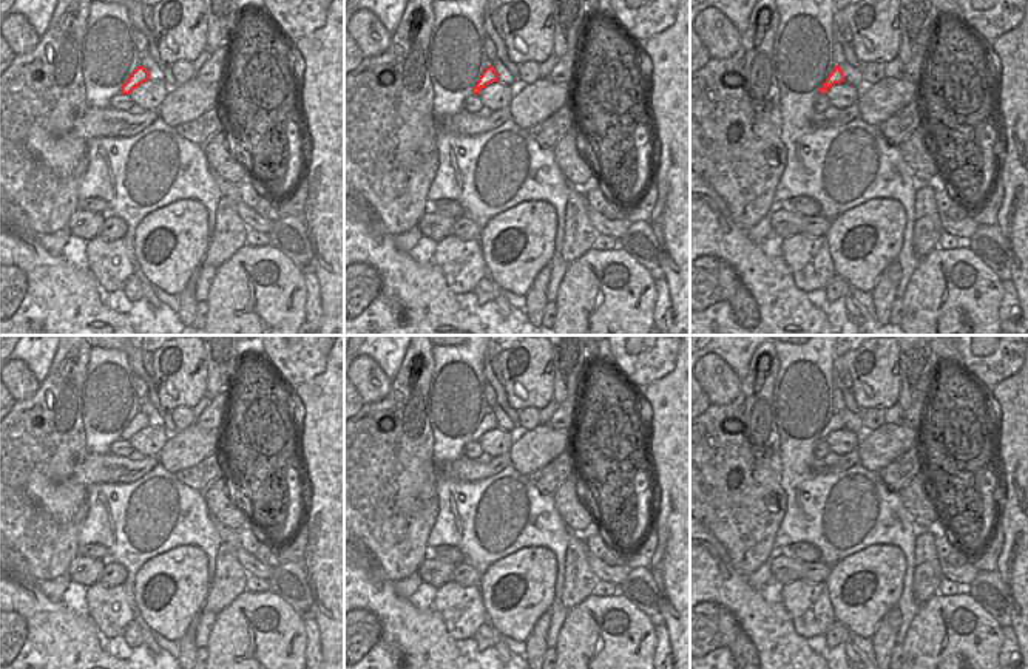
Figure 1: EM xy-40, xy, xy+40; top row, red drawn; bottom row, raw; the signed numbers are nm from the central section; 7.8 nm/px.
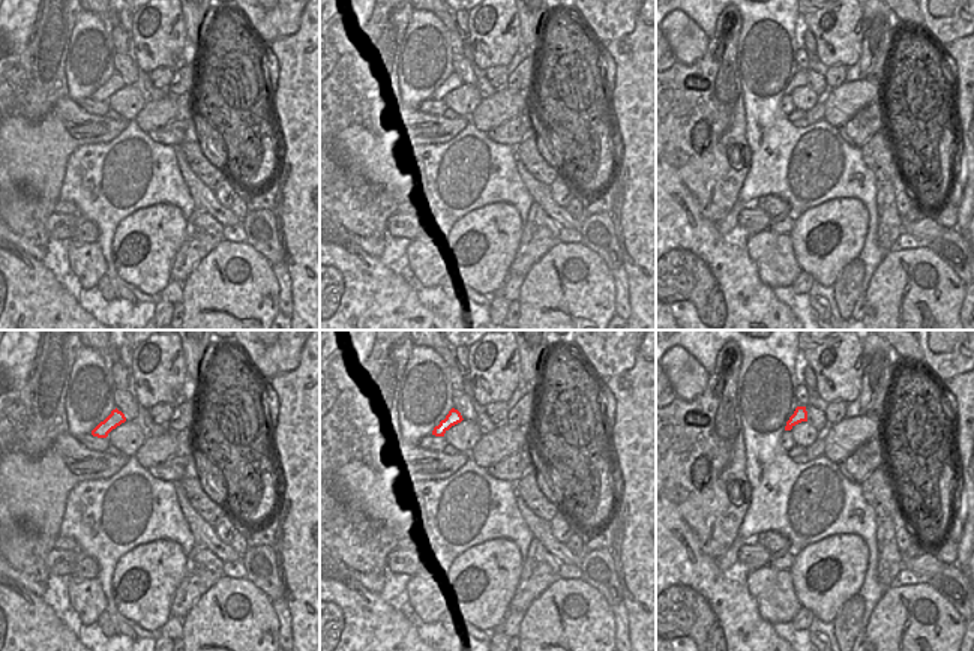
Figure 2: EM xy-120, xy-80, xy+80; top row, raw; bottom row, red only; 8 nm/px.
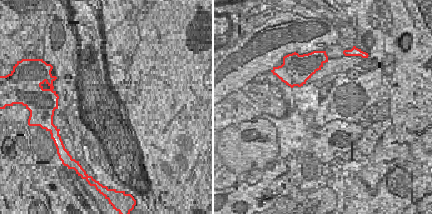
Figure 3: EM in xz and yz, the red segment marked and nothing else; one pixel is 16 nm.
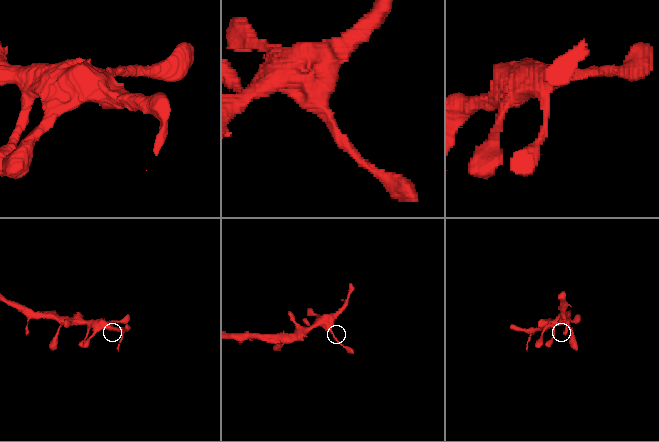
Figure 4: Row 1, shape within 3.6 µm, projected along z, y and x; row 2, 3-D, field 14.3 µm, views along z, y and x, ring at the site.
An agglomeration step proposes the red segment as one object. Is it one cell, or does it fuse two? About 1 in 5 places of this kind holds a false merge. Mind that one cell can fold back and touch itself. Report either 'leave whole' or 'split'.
leave whole

